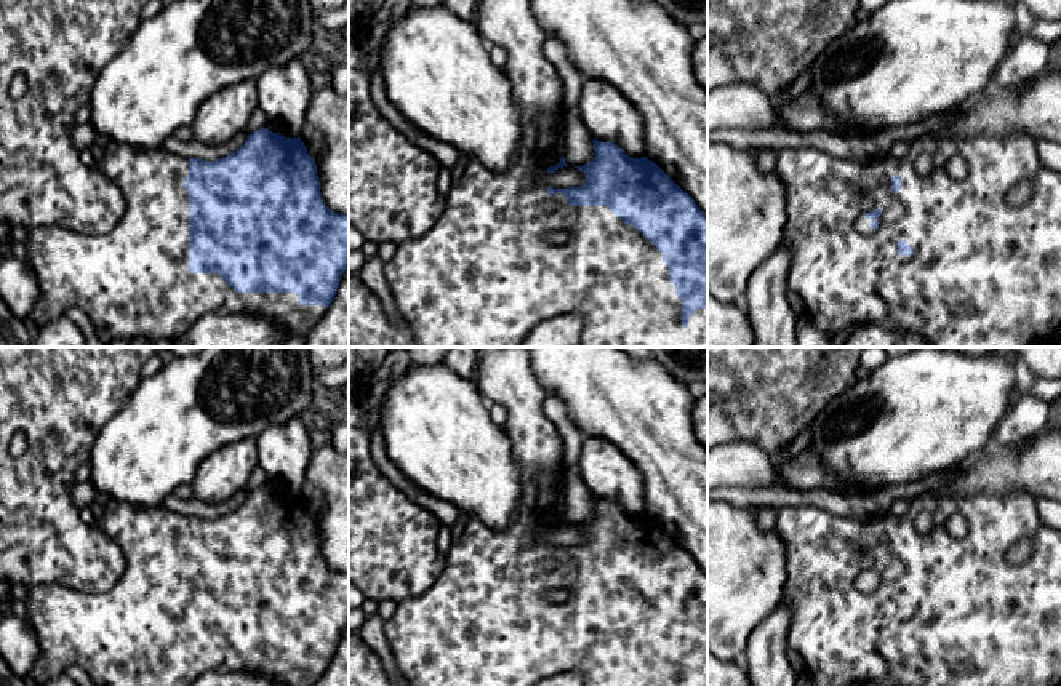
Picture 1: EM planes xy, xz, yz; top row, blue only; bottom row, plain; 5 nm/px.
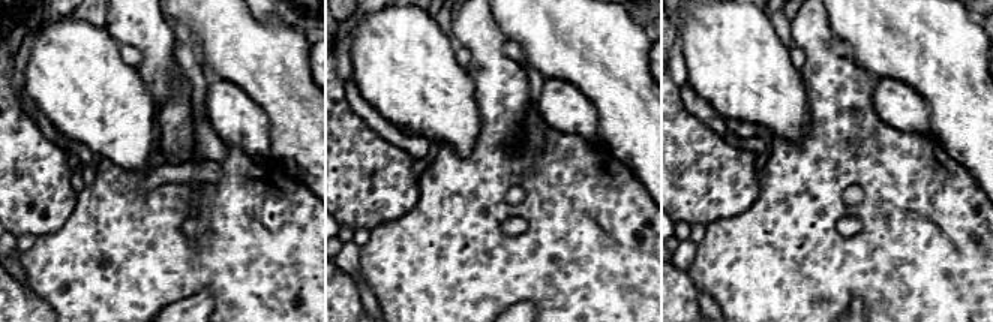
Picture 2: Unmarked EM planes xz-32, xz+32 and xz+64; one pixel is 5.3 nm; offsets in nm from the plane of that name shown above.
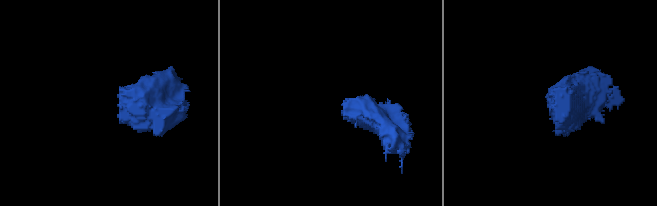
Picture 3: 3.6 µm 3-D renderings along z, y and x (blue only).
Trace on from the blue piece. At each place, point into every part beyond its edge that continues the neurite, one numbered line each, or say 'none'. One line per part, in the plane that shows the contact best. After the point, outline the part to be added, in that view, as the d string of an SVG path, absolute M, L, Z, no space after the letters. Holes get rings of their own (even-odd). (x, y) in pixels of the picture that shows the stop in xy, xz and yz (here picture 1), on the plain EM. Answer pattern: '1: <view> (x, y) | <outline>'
1: xy (136, 634) | M115 499L104 501L104 520L109 536L118 544L123 550L126 568L118 582L102 593L83 593L62 585L37 585L30 588L29 598L26 601L29 609L29 622L34 625L38 643L40 656L29 673L29 678L34 680L38 686L45 684L48 680L66 675L66 673L83 673L91 686L190 686L200 675L208 672L238 672L250 670L270 676L278 686L314 686L326 670L323 664L299 664L296 651L235 651L219 632L190 632L189 630L189 550L184 547L184 537L189 534L189 516L176 513L173 510L160 507L152 507L149 510L136 509L130 504L118 502Z

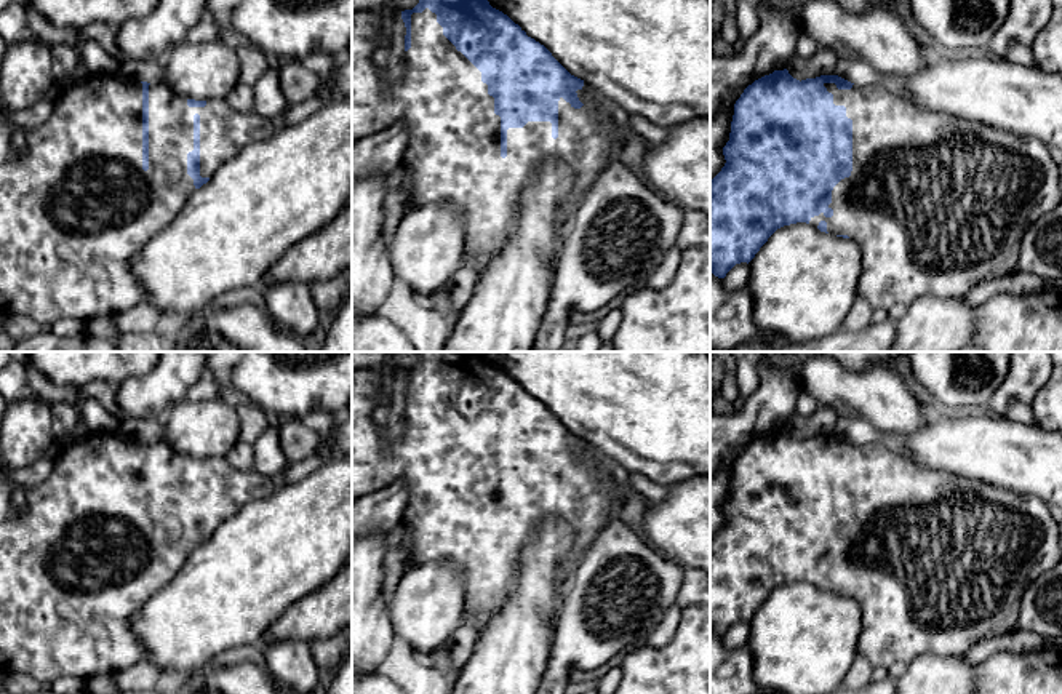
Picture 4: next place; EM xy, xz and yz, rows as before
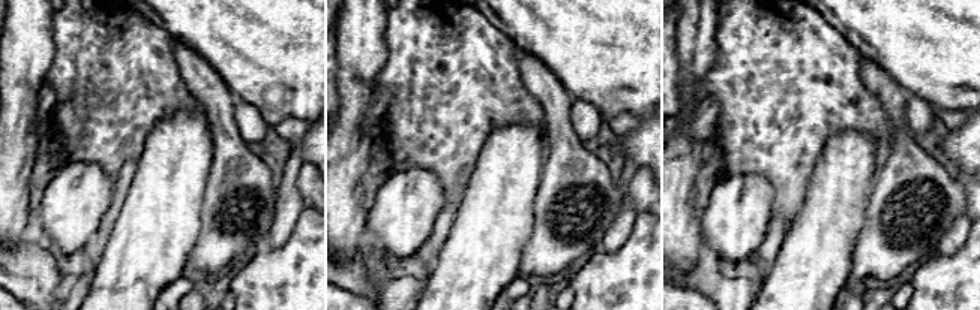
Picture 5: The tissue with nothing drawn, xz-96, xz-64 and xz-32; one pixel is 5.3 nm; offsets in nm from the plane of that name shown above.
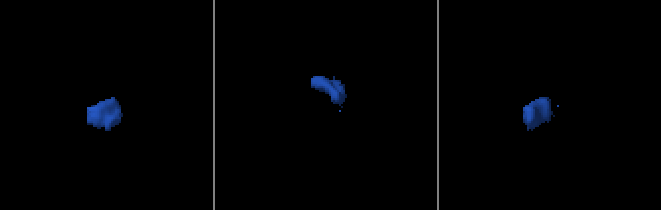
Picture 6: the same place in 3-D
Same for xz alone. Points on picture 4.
1: xz (453, 515) | M425 366L411 373L411 406L403 413L403 427L393 441L384 441L371 422L371 411L382 384L374 368L352 371L352 502L392 483L403 483L408 488L408 504L401 517L401 526L408 534L408 566L424 563L453 563L462 572L467 590L464 600L462 622L472 622L477 633L497 616L510 595L521 550L529 544L533 529L549 517L561 518L573 534L569 560L561 568L565 576L563 590L571 585L576 566L584 552L593 544L608 520L619 513L619 483L606 470L605 459L593 445L584 441L577 456L584 462L574 467L563 456L558 459L558 496L552 496L550 480L528 480L523 486L507 488L507 515L501 515L501 475L494 472L494 456L488 453L488 443L481 440L481 430L443 393L437 373Z

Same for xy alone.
1: xy (75, 566) | M90 432L83 438L64 446L48 478L26 491L26 510L19 517L11 515L11 497L14 483L10 472L0 465L0 667L10 673L26 673L37 680L42 688L62 678L72 676L86 681L102 673L126 670L144 659L144 648L139 638L130 630L130 620L139 609L165 585L168 585L184 566L190 553L197 548L194 537L187 532L187 512L194 509L194 473L200 473L200 534L211 536L214 529L229 517L237 513L251 501L272 496L273 481L256 470L238 470L226 457L210 457L205 465L189 465L187 456L176 453L170 443L158 437L149 443L149 528L142 528L142 441L128 440L114 433Z

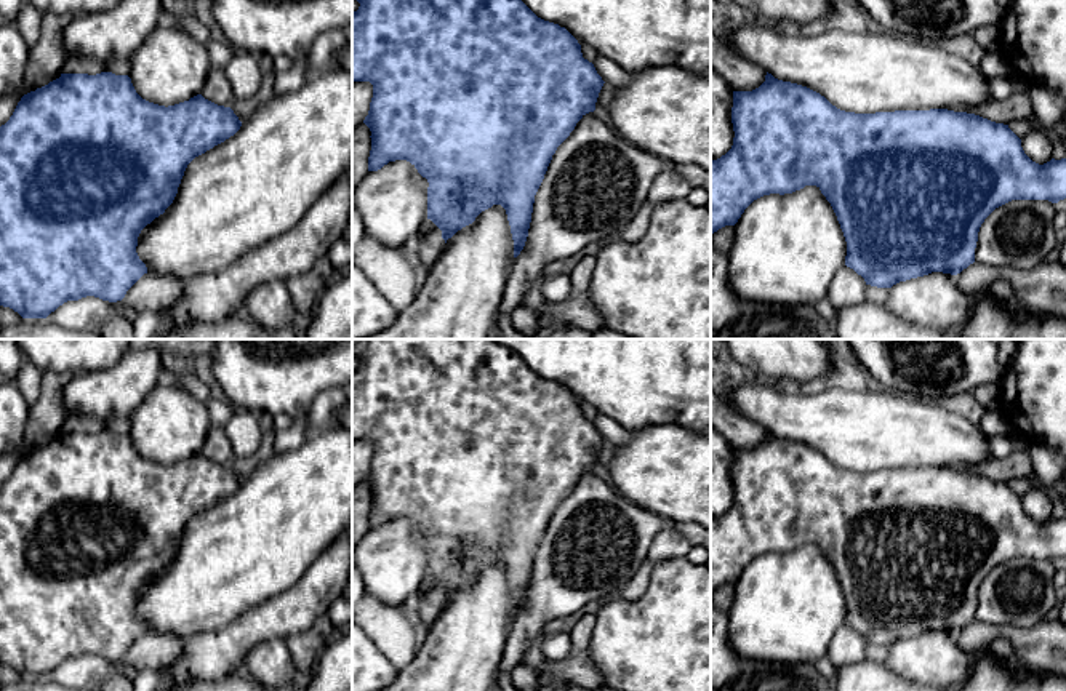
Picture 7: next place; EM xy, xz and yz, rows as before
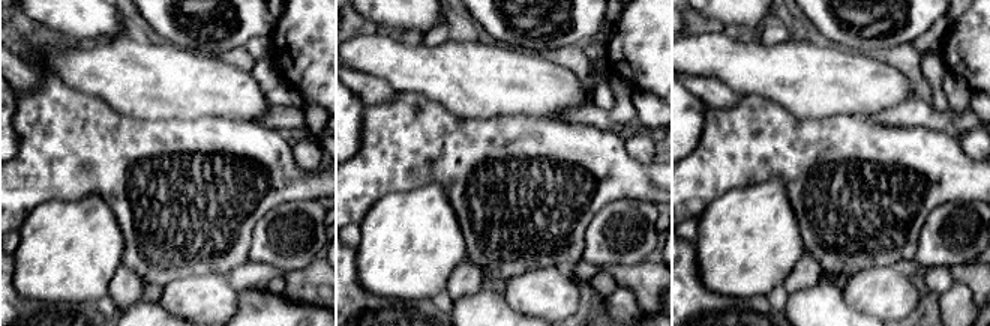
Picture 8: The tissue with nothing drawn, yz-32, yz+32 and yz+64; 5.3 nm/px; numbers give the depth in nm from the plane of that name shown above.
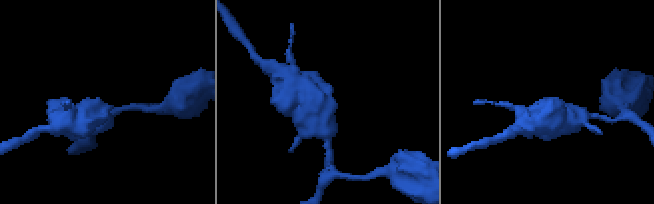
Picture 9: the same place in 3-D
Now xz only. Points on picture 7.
none

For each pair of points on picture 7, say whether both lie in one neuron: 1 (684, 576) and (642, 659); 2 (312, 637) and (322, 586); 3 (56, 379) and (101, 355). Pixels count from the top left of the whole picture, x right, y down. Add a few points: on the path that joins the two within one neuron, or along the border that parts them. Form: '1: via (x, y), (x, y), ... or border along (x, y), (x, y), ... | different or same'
1: via (684, 597), (684, 618), (663, 639) | same
2: border along (324, 618), (306, 631), (284, 639) | different
3: border along (42, 371), (74, 373) | different

